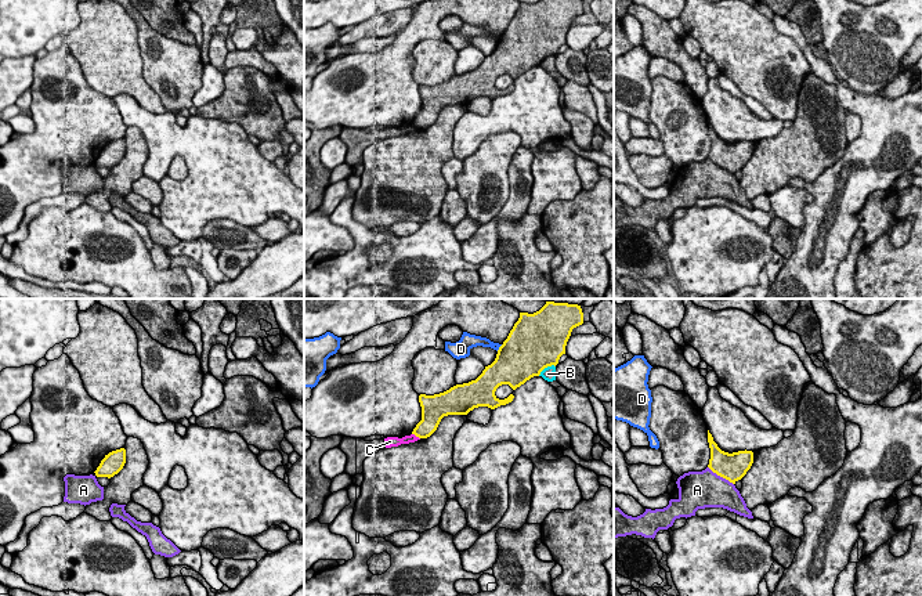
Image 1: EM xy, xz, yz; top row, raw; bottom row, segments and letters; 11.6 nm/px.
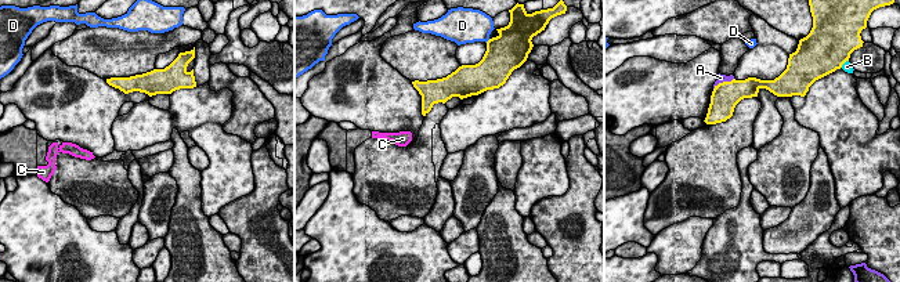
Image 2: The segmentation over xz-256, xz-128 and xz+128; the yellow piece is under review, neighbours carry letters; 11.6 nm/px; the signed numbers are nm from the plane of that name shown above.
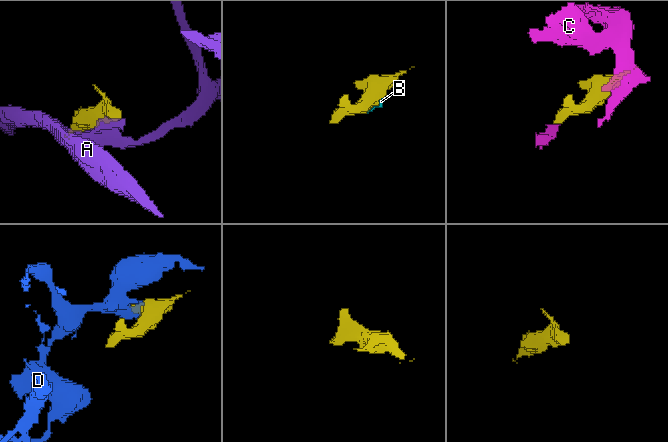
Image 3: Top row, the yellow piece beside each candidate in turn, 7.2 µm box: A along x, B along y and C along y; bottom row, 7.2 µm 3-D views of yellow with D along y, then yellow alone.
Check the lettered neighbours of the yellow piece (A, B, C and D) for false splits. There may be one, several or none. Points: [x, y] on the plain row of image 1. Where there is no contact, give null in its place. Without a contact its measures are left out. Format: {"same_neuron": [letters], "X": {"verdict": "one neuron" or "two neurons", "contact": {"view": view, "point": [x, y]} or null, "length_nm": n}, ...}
{"same_neuron": [], "A": {"verdict": "two neurons", "contact": {"view": "yz", "point": [720, 166]}, "length_nm": 380}, "B": {"verdict": "two neurons", "contact": {"view": "xz", "point": [546, 57]}, "length_nm": 240}, "C": {"verdict": "two neurons", "contact": {"view": "xz", "point": [416, 126]}, "length_nm": 120}, "D": {"verdict": "two neurons", "contact": {"view": "xz", "point": [499, 38]}, "length_nm": 110}}

